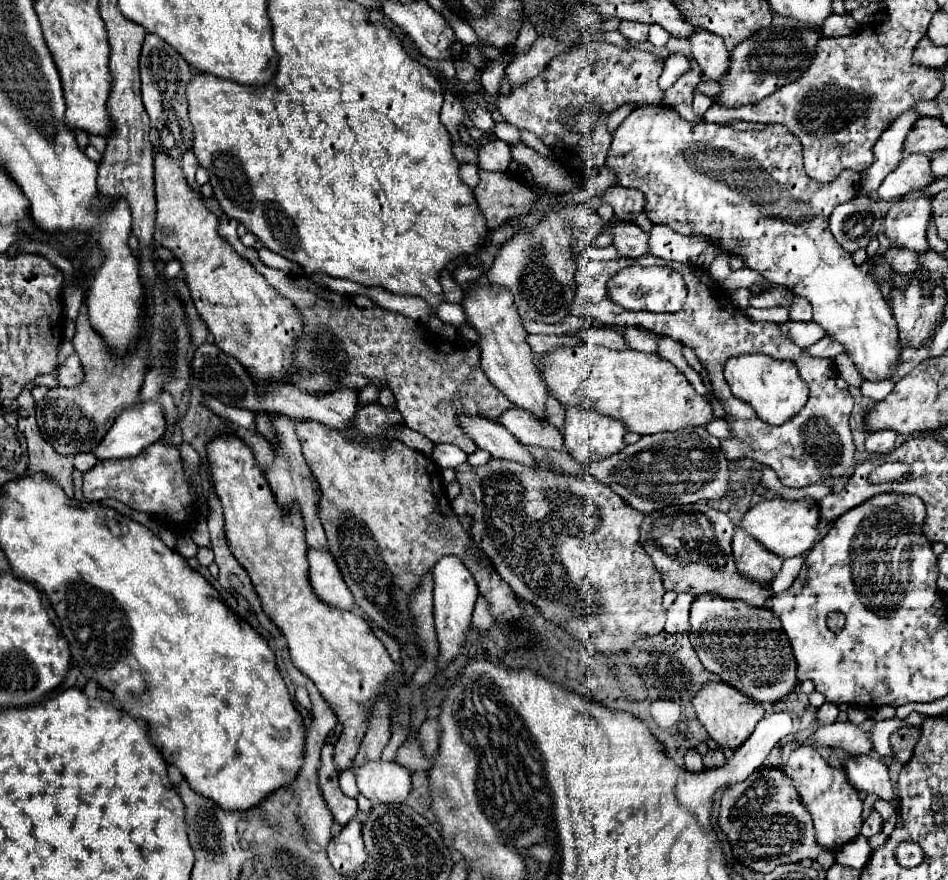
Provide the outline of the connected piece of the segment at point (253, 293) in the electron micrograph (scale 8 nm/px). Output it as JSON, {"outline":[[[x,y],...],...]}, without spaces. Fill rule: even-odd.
{"outline":[[[155,153],[155,197],[157,197],[155,243],[173,251],[175,259],[181,261],[185,281],[191,291],[191,299],[199,315],[207,323],[209,331],[213,333],[215,345],[223,349],[227,355],[235,357],[239,363],[243,363],[259,385],[265,385],[271,379],[283,381],[283,373],[289,371],[293,363],[295,337],[299,337],[299,331],[303,329],[299,311],[293,307],[291,301],[279,297],[279,293],[271,285],[267,285],[265,277],[263,275],[259,277],[259,273],[255,273],[255,269],[243,257],[239,257],[225,239],[217,235],[219,219],[205,209],[203,201],[187,185],[179,163],[167,157],[165,153]]]}

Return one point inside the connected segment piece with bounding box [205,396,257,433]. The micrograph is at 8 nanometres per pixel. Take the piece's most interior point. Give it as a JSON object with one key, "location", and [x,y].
{"location":[234,415]}

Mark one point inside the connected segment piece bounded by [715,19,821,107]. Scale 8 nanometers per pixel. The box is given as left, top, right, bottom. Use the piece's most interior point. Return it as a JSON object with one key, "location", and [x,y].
{"location":[776,55]}

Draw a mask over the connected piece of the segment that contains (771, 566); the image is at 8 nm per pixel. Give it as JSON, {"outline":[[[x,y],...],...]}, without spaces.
{"outline":[[[737,529],[733,535],[733,555],[737,569],[763,585],[769,585],[773,581],[783,561],[741,529]]]}

